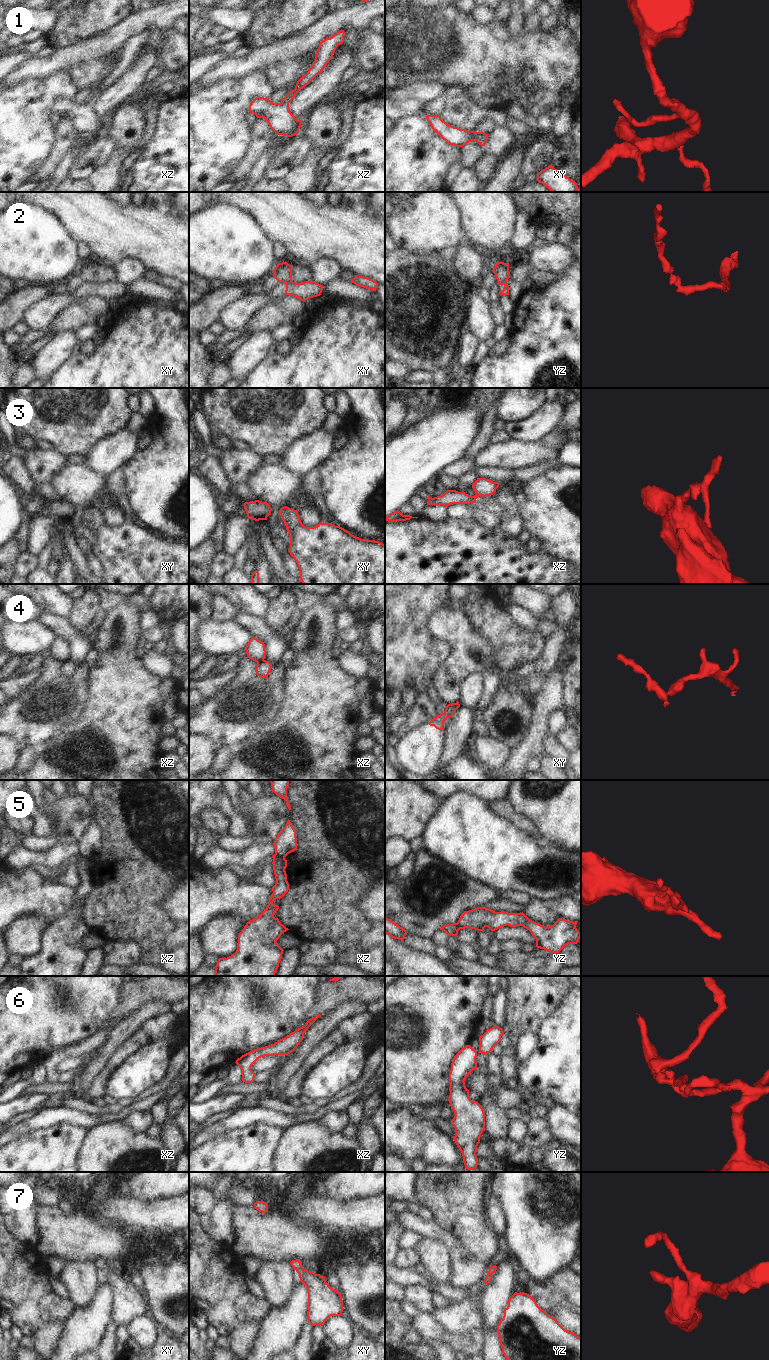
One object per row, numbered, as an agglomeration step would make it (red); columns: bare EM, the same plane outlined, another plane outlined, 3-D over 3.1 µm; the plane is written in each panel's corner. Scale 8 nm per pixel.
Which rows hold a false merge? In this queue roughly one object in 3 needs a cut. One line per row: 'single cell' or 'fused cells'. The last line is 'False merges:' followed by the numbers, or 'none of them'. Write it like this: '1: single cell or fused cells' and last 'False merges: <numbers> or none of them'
1: fused cells
2: fused cells
3: fused cells
4: fused cells
5: fused cells
6: single cell
7: single cell
False merges: 1, 2, 3, 4, 5

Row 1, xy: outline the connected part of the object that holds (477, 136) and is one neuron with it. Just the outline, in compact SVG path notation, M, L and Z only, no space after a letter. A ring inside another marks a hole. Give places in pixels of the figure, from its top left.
M472 131L472 138L477 141L477 142L483 142L484 144L486 144L487 142L487 138L488 138L489 134L486 134L484 132L476 132L476 131Z

